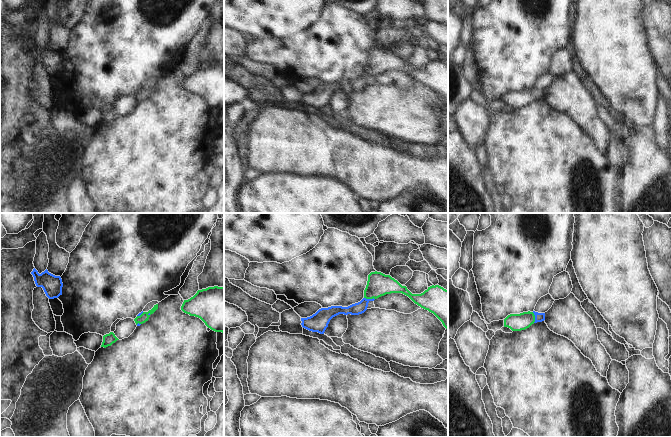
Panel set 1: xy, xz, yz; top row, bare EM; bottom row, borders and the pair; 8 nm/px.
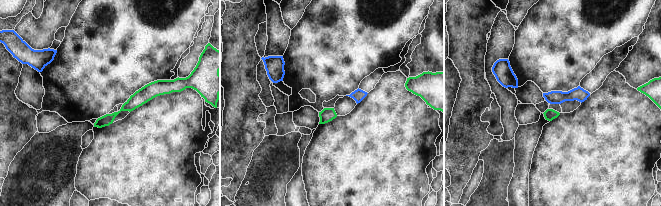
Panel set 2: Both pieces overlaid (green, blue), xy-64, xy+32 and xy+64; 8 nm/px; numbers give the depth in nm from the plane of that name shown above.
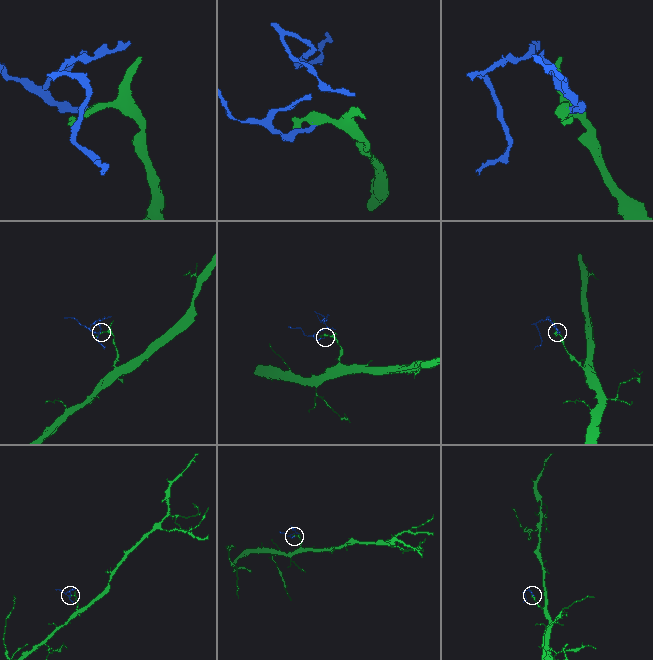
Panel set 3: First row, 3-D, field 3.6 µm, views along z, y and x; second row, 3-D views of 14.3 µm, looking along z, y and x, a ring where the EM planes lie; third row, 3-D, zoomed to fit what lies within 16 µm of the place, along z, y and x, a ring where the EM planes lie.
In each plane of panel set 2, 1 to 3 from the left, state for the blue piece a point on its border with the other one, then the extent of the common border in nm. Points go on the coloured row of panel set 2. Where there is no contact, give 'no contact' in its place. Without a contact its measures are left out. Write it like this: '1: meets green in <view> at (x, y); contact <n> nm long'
1: no contact
2: no contact
3: no contact

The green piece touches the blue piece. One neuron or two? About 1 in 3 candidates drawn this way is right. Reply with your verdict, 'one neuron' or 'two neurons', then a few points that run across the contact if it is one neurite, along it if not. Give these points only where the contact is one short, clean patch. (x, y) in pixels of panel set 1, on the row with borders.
one neuron | xz (378, 284), (369, 298), (358, 308)

